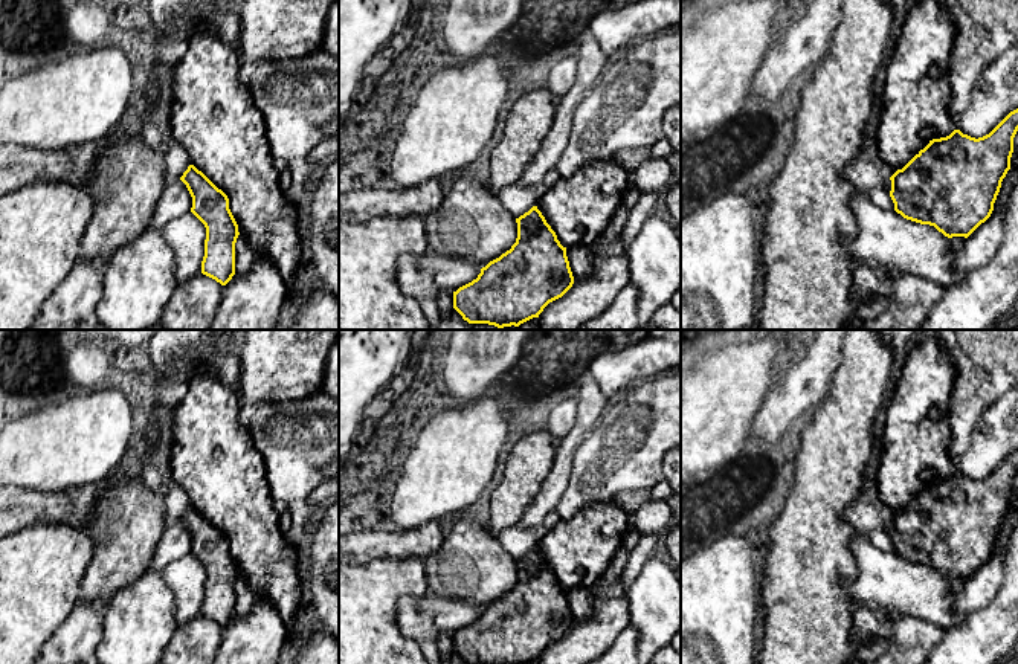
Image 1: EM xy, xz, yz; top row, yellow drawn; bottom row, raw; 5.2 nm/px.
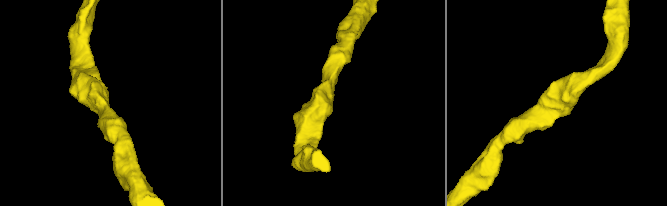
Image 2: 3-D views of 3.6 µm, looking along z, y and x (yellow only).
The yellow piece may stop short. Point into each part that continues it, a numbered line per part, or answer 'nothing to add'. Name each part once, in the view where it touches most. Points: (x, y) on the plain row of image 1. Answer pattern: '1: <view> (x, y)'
nothing to add

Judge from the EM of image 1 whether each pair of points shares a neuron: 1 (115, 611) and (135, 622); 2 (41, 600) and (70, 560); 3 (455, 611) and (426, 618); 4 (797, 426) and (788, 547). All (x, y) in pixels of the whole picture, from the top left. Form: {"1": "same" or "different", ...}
{"1": "same", "2": "same", "3": "same", "4": "different"}

